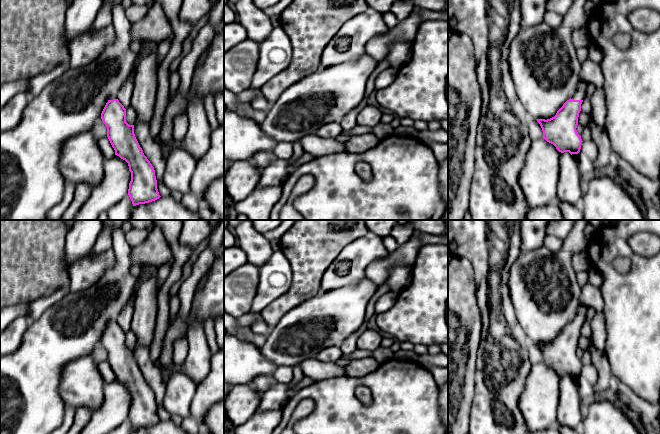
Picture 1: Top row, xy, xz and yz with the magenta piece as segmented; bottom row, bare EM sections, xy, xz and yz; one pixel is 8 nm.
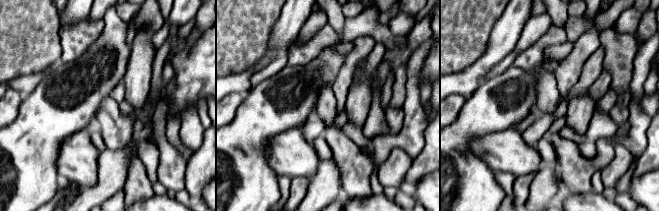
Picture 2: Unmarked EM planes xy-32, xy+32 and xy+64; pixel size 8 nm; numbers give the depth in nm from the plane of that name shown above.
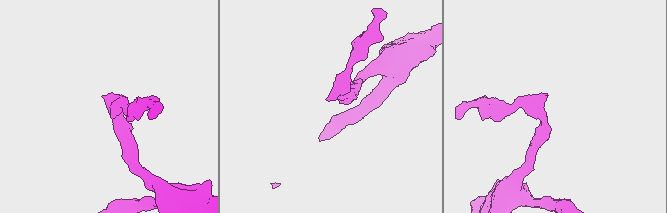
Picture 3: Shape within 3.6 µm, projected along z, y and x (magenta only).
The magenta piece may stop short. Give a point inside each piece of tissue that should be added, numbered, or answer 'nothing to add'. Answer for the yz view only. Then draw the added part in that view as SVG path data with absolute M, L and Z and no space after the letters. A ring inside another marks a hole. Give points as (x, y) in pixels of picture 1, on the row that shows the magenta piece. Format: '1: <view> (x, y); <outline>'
1: yz (580, 93); M579 80L577 84L577 89L573 93L571 99L573 100L584 100L587 95L588 84L582 80Z

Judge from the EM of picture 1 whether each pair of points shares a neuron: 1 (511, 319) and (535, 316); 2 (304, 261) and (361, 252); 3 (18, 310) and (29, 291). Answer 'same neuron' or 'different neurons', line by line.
1: different neurons
2: different neurons
3: different neurons

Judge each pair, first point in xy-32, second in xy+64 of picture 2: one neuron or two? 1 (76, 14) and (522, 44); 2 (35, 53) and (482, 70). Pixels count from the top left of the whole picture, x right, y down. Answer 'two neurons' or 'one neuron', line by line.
1: two neurons
2: two neurons

